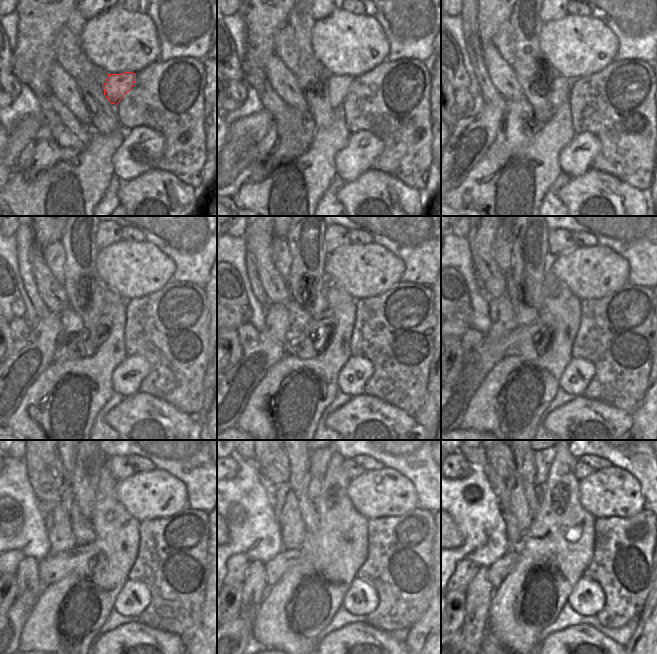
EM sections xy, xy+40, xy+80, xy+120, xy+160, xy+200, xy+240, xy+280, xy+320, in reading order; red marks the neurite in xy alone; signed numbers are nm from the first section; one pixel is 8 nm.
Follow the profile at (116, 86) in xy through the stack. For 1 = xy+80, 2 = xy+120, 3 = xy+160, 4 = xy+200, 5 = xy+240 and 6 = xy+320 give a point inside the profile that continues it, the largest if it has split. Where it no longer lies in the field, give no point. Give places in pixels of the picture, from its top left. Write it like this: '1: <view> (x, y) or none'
1: xy+80 (560, 88)
2: xy+120 (87, 341)
3: xy+160 (308, 343)
4: xy+200 (530, 342)
5: xy+240 (80, 561)
6: xy+320 (497, 572)

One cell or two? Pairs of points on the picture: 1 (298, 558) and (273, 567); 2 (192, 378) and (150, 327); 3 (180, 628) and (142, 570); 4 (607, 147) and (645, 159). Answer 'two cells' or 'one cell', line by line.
1: one cell
2: one cell
3: one cell
4: one cell

